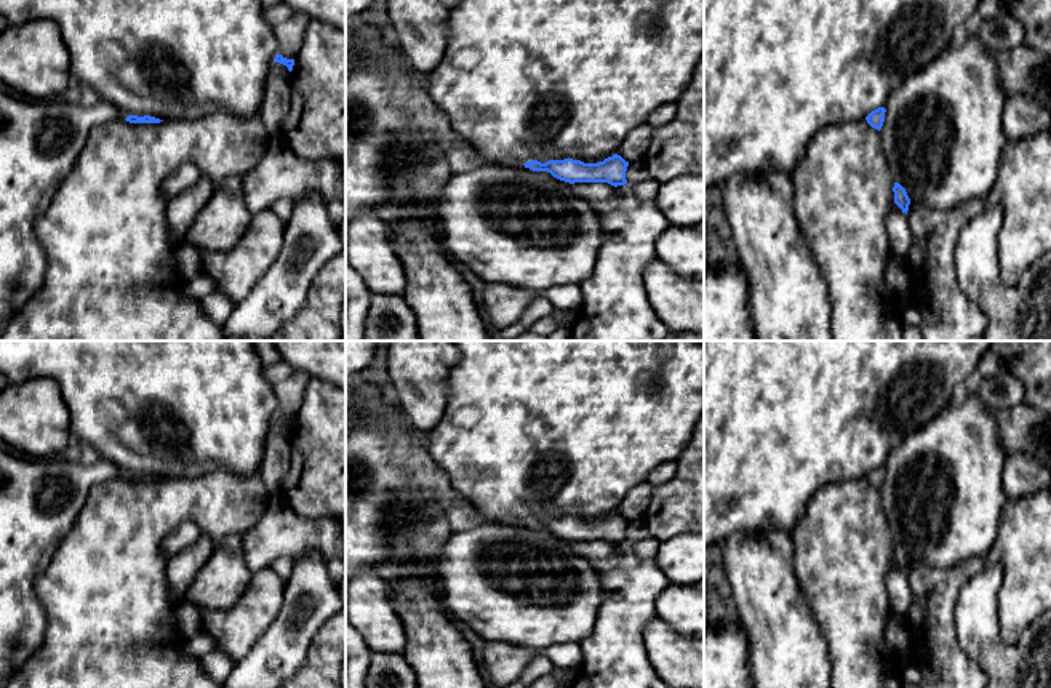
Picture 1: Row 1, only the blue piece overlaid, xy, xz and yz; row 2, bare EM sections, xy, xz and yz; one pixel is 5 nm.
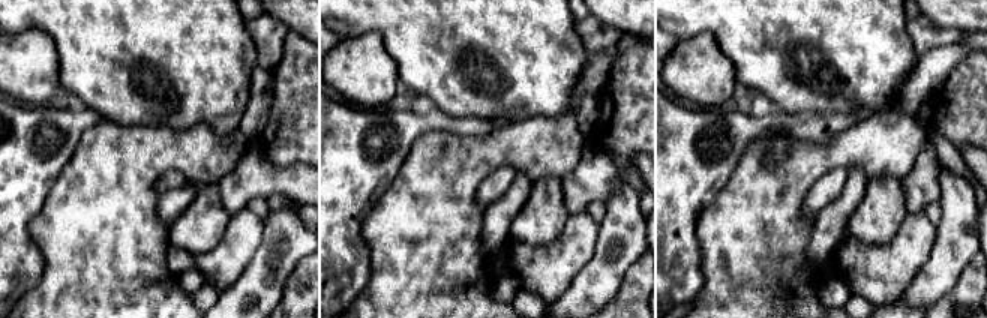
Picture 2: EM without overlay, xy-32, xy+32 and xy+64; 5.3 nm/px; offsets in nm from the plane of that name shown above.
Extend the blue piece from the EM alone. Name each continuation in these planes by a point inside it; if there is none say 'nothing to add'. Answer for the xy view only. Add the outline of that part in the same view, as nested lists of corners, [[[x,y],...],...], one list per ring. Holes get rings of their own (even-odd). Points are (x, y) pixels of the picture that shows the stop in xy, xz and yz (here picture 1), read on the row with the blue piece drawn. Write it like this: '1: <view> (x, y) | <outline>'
1: xy (40, 140) | [[[0,90],[0,338],[19,310],[43,290],[46,258],[34,222],[48,210],[75,165],[90,133],[126,112],[107,101],[70,104],[62,98],[30,99]]]

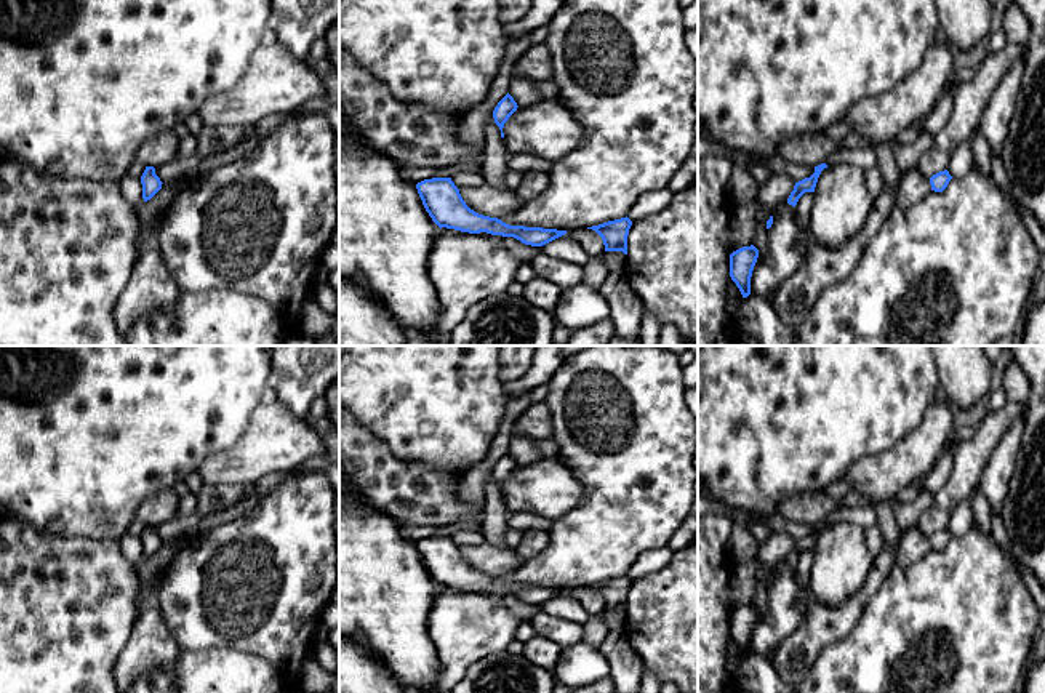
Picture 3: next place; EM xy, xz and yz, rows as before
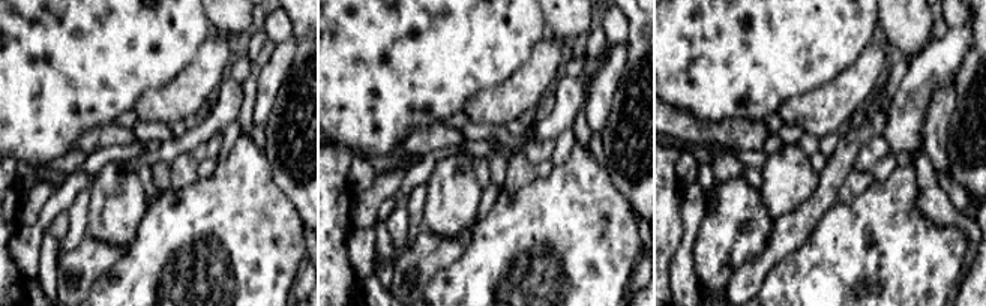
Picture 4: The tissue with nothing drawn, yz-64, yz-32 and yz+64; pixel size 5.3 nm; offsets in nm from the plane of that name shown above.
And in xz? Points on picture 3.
nothing to add

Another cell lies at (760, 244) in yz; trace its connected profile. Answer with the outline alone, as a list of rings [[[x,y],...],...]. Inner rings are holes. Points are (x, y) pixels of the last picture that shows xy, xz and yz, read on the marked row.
[[[757,198],[752,202],[752,205],[757,206],[757,235],[754,240],[754,246],[759,250],[759,256],[765,259],[768,256],[767,221],[771,214],[763,210]]]

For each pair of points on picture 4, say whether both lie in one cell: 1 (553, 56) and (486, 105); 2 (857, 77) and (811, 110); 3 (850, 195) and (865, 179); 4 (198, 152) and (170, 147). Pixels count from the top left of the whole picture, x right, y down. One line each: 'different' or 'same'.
1: same
2: same
3: same
4: different

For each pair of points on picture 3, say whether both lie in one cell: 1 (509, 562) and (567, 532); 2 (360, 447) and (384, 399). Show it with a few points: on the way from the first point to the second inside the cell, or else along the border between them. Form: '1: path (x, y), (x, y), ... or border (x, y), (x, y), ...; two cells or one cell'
1: border (524, 562), (498, 576); two cells
2: border (356, 420), (375, 434), (394, 456); two cells

